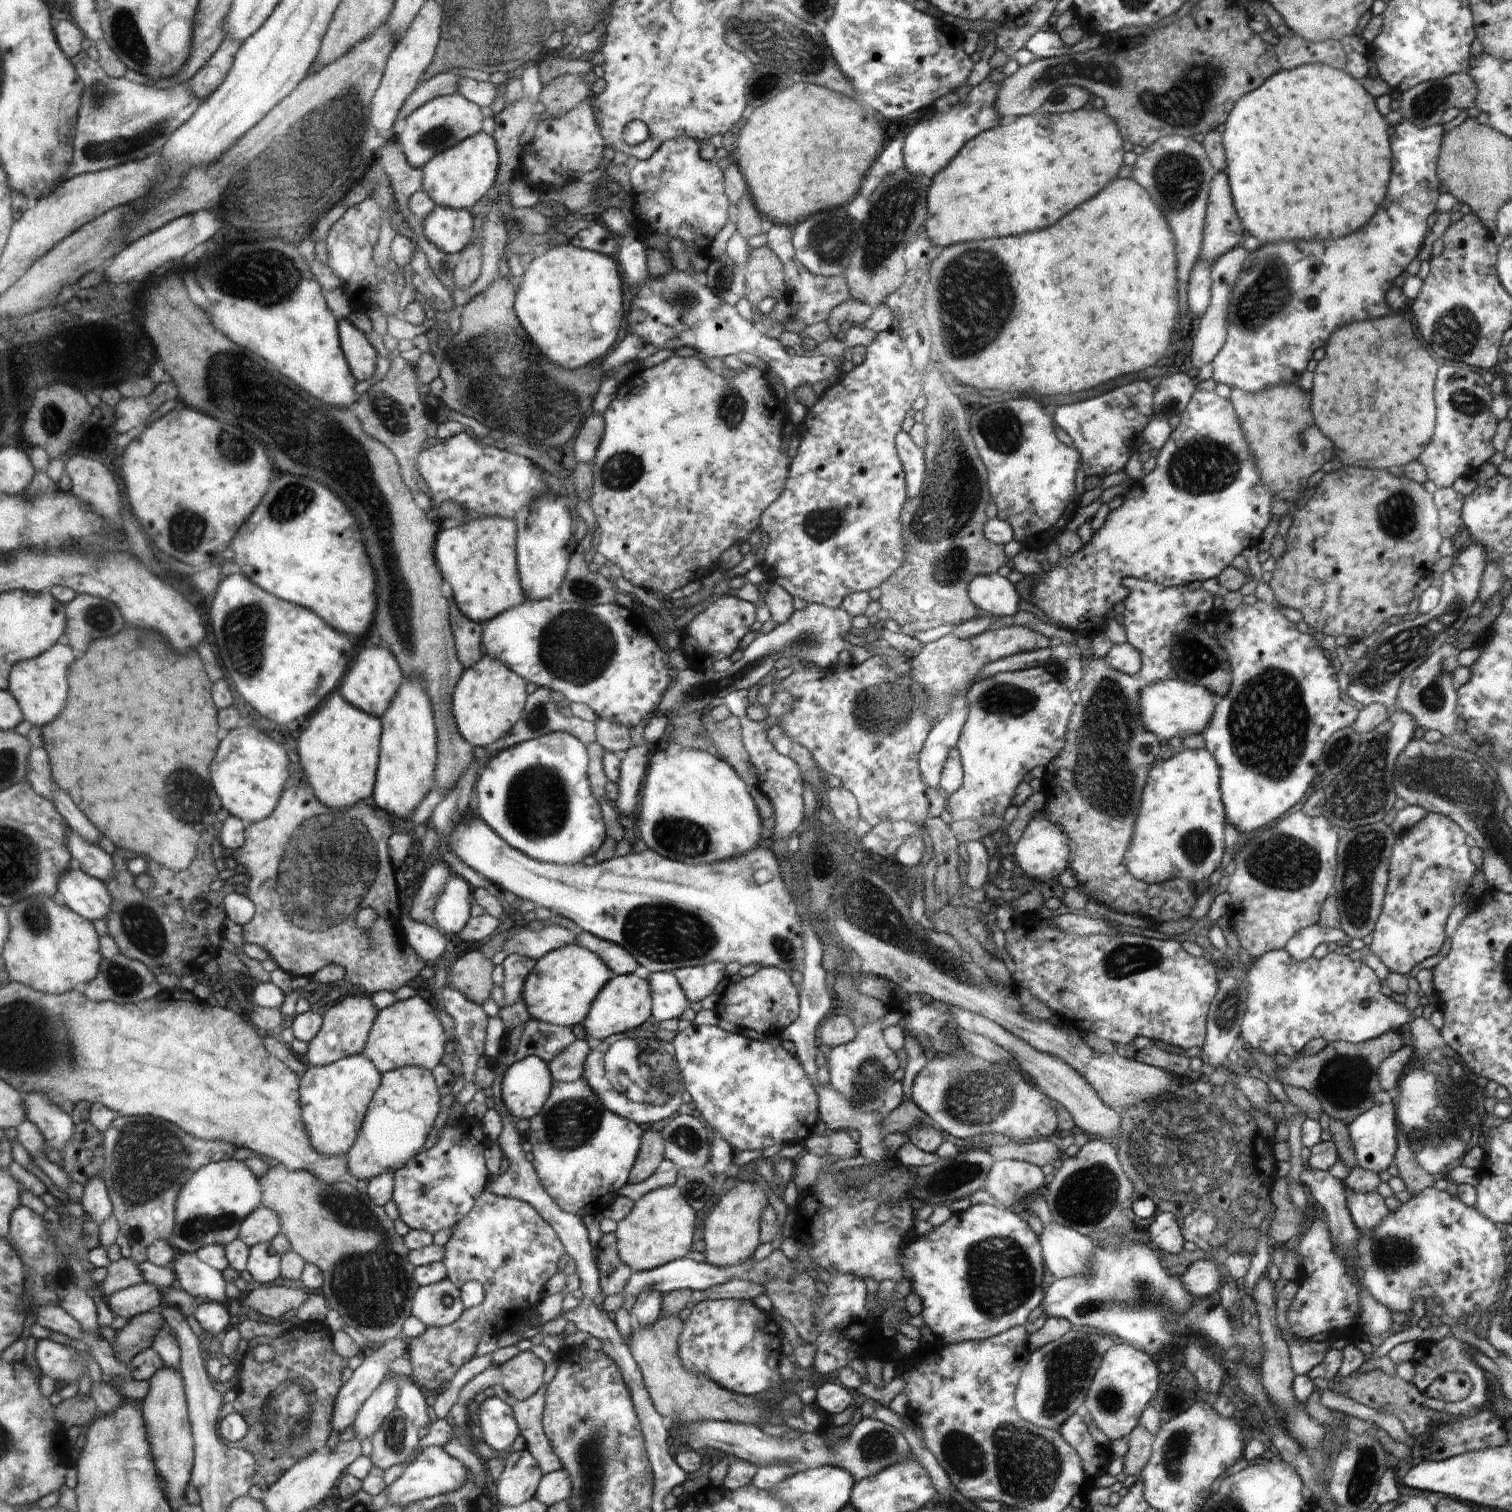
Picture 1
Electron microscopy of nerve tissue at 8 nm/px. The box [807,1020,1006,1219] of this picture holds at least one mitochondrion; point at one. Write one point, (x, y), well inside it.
(943, 1181)

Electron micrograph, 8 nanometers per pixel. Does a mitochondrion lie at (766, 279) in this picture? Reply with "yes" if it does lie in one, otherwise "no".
no

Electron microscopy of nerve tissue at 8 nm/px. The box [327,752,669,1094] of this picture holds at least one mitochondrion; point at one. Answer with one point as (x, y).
(538, 803)

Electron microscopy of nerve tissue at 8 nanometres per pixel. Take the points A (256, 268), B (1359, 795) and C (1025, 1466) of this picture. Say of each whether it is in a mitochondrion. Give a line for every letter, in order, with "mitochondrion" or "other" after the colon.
A: mitochondrion
B: mitochondrion
C: mitochondrion

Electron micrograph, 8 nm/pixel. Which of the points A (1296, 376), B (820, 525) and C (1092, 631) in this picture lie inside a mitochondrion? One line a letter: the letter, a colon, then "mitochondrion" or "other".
A: other
B: mitochondrion
C: other

